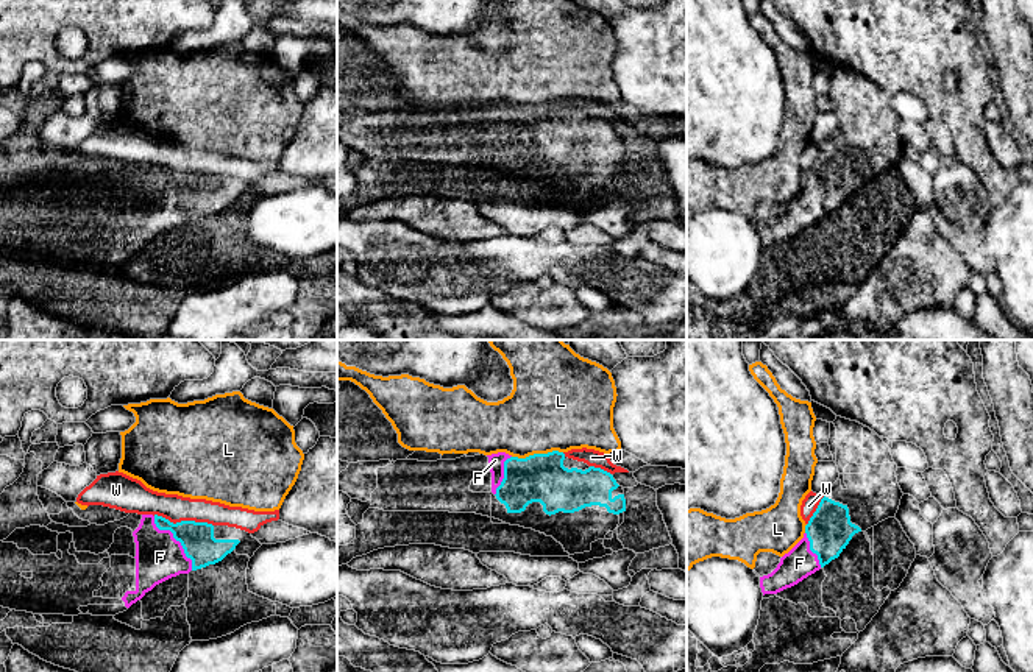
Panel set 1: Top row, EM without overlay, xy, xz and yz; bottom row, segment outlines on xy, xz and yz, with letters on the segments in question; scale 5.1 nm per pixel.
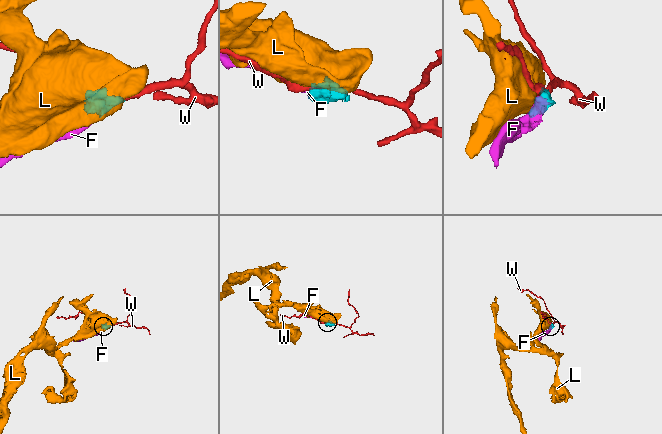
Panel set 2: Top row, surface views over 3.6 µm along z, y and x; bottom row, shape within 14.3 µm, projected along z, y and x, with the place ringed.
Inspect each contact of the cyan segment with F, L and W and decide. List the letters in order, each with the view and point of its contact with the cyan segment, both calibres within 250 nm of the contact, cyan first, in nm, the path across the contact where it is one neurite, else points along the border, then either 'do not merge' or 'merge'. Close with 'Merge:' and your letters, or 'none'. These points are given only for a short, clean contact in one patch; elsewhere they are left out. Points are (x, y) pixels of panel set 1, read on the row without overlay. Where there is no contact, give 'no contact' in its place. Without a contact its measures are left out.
F: meets cyan in xy at (177, 190); 180 nm thick on the cyan side, 240 nm on the other; merge
L: meets cyan in xz at (537, 105); 260 nm thick on the cyan side, 440 nm on the other; do not merge
W: meets cyan in xy at (183, 172); 180 nm thick on the cyan side, 140 nm on the other; do not merge
Merge: F

